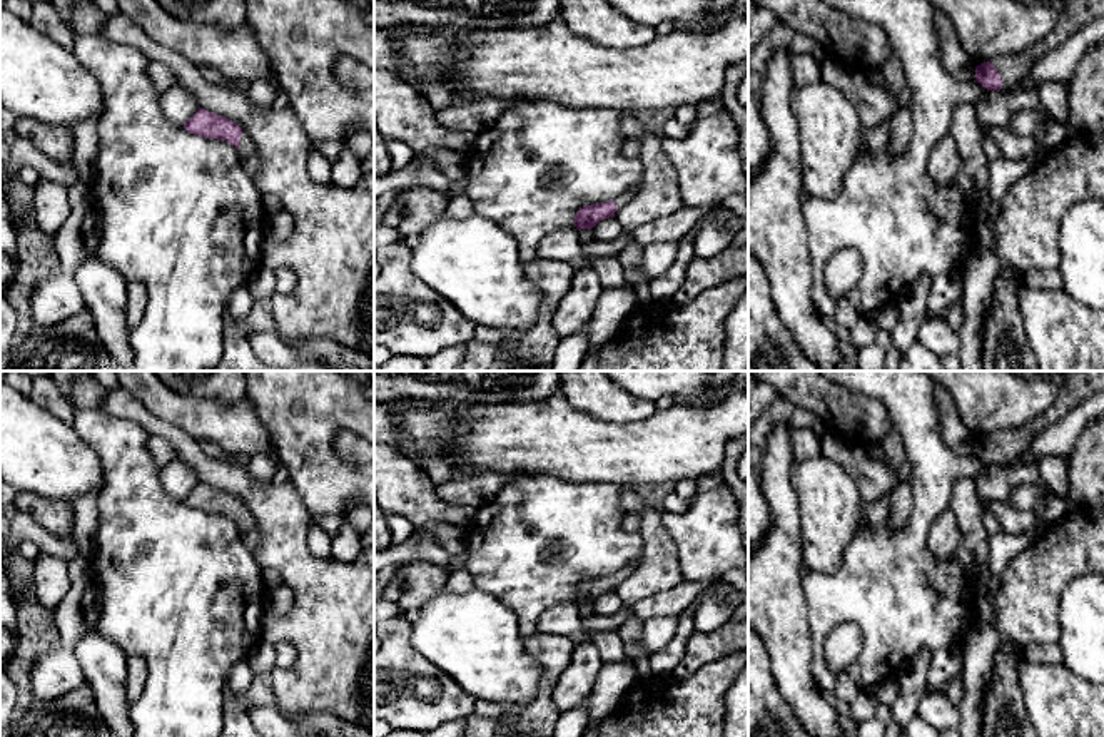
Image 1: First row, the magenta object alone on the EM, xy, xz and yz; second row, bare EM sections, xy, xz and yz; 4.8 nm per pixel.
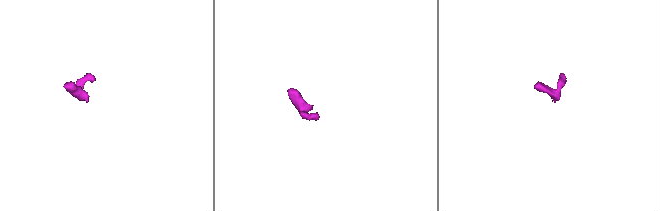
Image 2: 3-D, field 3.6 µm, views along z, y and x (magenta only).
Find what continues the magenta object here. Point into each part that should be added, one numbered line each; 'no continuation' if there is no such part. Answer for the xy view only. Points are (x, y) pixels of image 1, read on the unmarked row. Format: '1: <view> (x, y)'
1: xy (248, 527)

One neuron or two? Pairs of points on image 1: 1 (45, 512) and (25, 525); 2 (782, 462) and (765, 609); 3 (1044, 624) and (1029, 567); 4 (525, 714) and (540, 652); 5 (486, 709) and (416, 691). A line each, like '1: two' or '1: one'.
1: two
2: one
3: one
4: one
5: two

